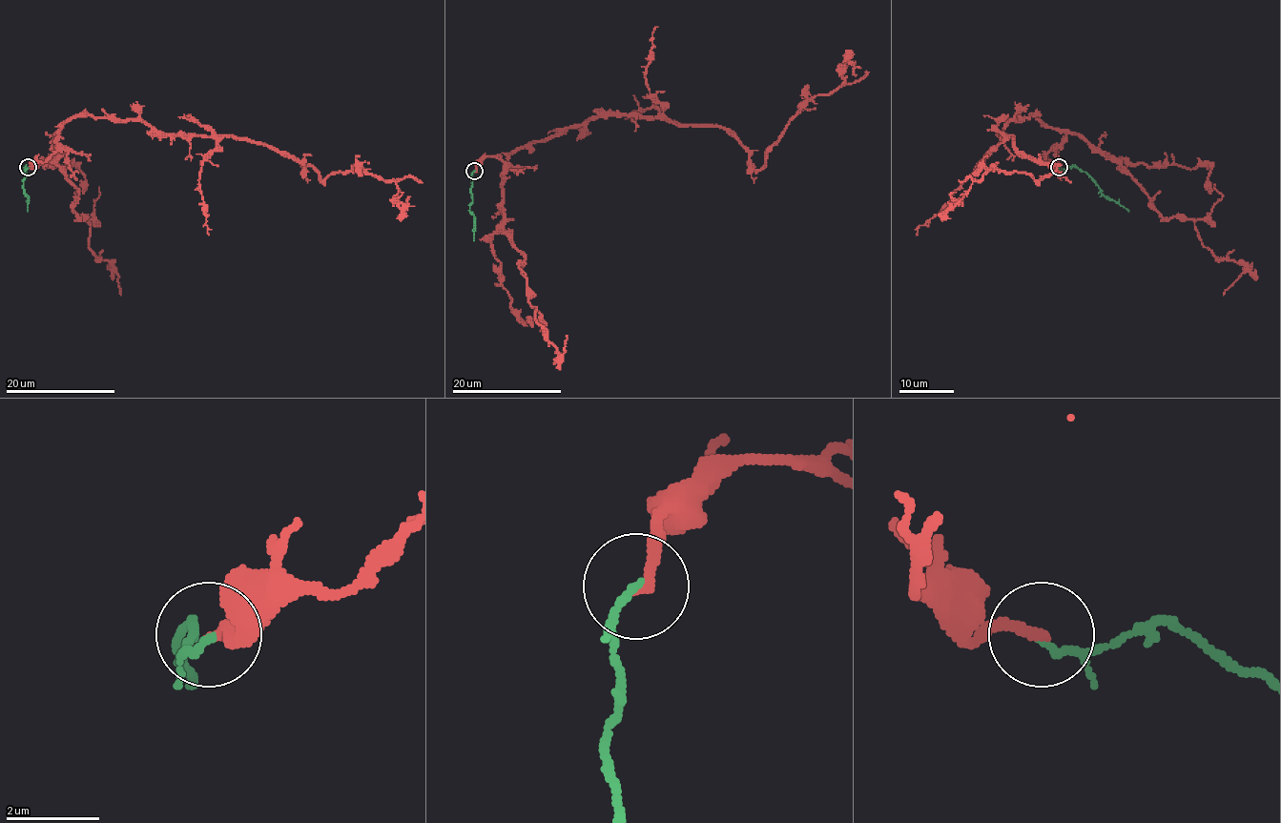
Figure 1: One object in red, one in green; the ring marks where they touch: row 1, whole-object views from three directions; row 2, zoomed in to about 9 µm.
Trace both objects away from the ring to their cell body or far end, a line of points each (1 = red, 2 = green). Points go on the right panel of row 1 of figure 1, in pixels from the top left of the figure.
1: (1059, 168), (1044, 156), (1065, 134), (1013, 119), (1019, 151), (1057, 166), (990, 169), (949, 203), (962, 196)
2: (1059, 168), (1076, 166), (1104, 195), (1128, 212)

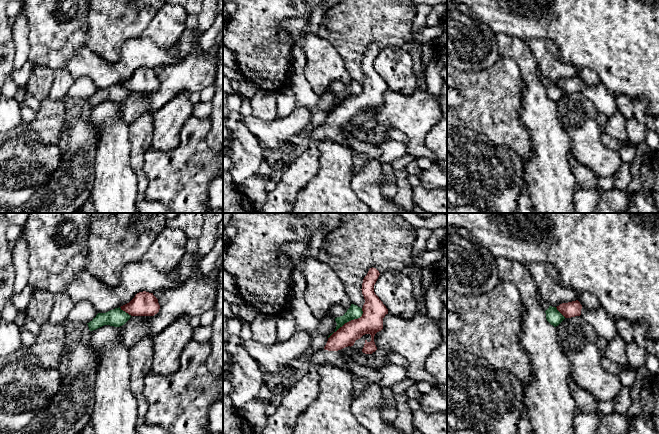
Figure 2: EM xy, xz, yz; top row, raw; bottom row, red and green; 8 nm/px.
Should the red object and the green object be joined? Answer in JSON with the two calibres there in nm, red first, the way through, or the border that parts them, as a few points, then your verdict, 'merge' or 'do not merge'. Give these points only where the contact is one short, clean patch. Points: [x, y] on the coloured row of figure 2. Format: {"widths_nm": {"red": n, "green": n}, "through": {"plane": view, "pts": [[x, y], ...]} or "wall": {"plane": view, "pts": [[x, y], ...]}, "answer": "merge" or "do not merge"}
{"widths_nm": {"red": 190, "green": 110}, "answer": "do not merge"}

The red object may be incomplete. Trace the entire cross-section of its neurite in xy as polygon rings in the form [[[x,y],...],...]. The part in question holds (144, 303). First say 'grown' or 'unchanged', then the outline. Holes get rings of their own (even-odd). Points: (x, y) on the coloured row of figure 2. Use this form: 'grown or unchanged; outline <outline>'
unchanged; outline [[[143,291],[120,308],[131,316],[154,316],[159,312],[160,305],[153,293]]]

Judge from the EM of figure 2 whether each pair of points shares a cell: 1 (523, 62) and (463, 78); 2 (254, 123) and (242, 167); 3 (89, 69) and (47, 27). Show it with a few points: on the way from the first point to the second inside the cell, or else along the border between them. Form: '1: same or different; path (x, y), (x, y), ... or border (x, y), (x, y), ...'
1: different; border (500, 55), (506, 55), (515, 61), (526, 85)
2: different; border (243, 116), (243, 122), (246, 127), (264, 148)
3: different; border (85, 44), (68, 61), (65, 68)

